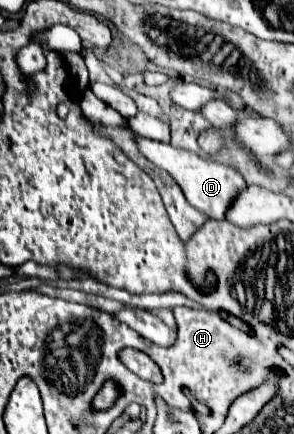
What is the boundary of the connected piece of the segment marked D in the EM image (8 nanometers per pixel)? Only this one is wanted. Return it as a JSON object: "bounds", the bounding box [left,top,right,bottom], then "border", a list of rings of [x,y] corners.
{"bounds":[135,135,245,219],"border":[[[141,135],[135,137],[135,141],[137,141],[137,147],[139,147],[139,151],[145,159],[149,159],[153,165],[169,171],[171,175],[175,175],[175,181],[181,185],[181,189],[185,193],[185,199],[197,211],[205,213],[209,219],[223,219],[225,211],[231,205],[231,199],[235,199],[239,195],[239,191],[243,189],[243,185],[245,185],[243,177],[227,165],[203,159],[203,157],[199,157],[195,153],[189,153],[189,151],[173,149],[169,143],[159,143],[159,141],[141,137]]]}

